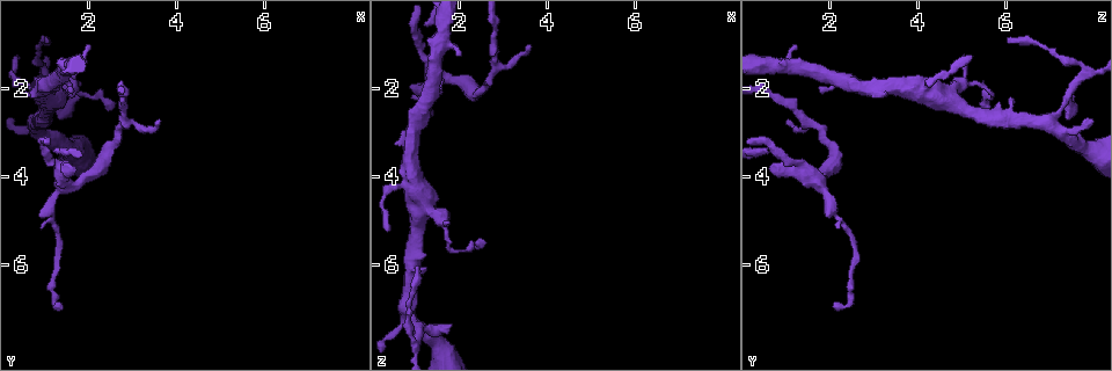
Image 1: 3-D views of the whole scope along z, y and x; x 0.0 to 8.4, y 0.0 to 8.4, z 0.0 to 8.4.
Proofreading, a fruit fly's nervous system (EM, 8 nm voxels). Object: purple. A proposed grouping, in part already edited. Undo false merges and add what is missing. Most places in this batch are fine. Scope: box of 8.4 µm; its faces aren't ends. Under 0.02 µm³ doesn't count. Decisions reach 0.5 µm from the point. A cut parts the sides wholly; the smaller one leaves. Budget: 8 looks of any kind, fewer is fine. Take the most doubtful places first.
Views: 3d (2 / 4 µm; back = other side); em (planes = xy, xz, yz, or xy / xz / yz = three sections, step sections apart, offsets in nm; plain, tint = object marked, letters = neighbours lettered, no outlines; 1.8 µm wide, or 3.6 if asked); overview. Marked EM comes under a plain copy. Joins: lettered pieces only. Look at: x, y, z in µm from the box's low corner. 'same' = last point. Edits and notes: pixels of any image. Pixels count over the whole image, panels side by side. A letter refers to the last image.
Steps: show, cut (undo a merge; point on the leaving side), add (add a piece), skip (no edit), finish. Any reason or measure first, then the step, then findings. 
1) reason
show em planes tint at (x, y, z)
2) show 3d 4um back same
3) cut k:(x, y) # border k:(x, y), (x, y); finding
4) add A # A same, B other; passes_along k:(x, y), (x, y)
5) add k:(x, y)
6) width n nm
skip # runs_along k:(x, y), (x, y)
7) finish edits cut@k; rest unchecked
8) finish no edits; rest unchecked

tapers out
show em planes letters at (2.50, 2.45, 5.50)

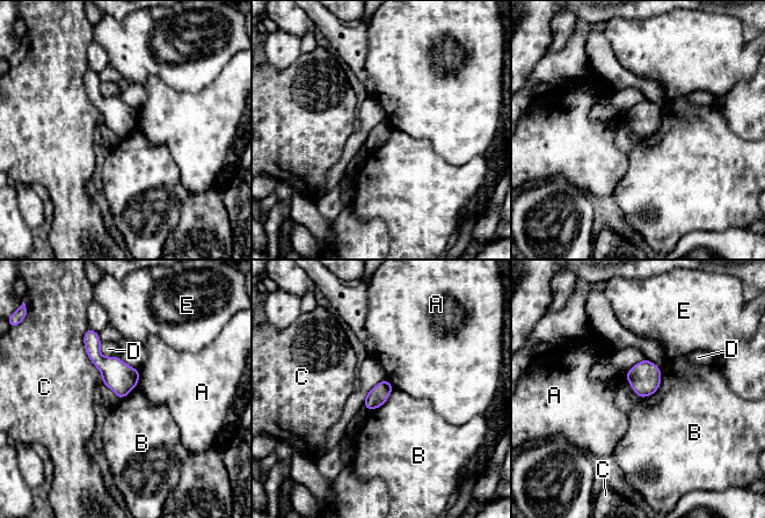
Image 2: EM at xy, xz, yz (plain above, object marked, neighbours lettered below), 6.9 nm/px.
skip # A other, B other, C other, D other, E other; border 2:(661, 370), (660, 386), (641, 398); none of them fits

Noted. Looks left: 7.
branch stops here
show em planes letters at (1.60, 3.75, 0.65)

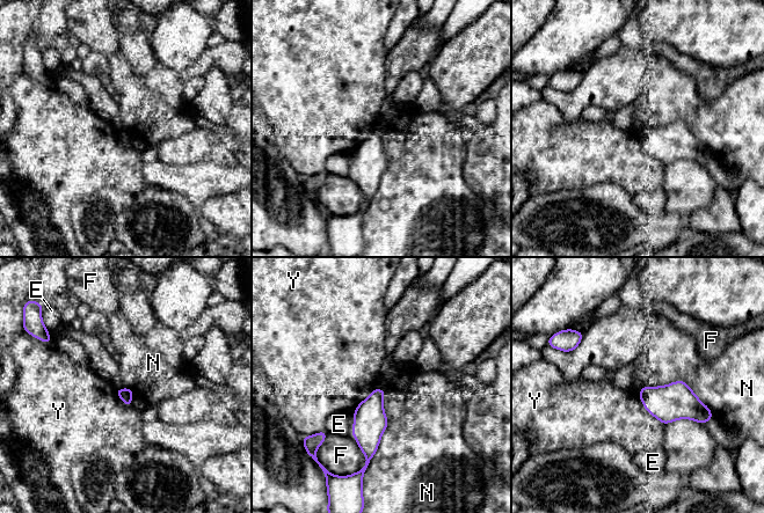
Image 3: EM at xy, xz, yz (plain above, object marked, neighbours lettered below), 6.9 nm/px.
skip # E other, F other, N other, Y other; border 3:(384, 388), (386, 430), (366, 466); no lettered piece goes on from it

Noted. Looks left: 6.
tapers out
show em planes letters at (1.85, 2.20, 7.35)

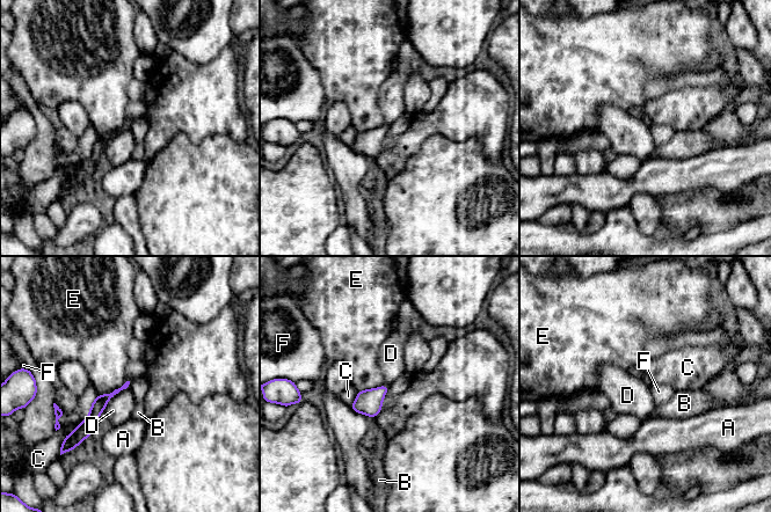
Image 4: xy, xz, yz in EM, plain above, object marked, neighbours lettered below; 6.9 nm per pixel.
longest_contact C 360 nm
skip # A other, B other, C other, D other, E other, F other; border 4:(348, 406), (358, 412), (375, 418); no lettered piece goes on from it

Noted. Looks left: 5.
finish no edits; rest unchecked

